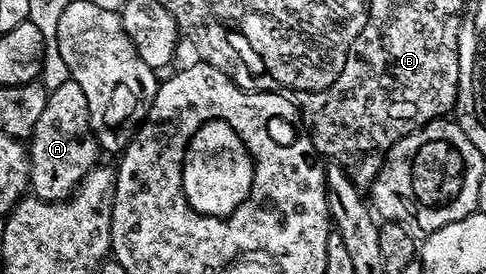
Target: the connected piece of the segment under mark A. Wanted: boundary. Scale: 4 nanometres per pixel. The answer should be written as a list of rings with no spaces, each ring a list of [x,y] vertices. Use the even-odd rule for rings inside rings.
[[[71,78],[48,91],[41,121],[33,129],[29,140],[29,162],[31,164],[30,190],[36,199],[58,201],[75,192],[75,186],[100,162],[101,148],[91,130],[89,101],[81,93],[81,85]]]

